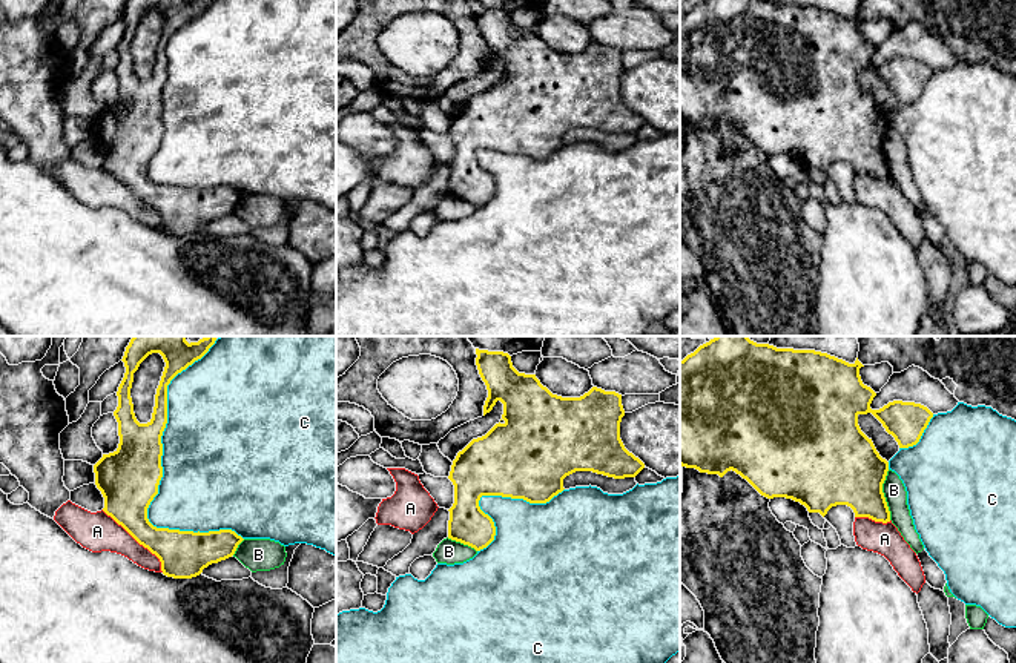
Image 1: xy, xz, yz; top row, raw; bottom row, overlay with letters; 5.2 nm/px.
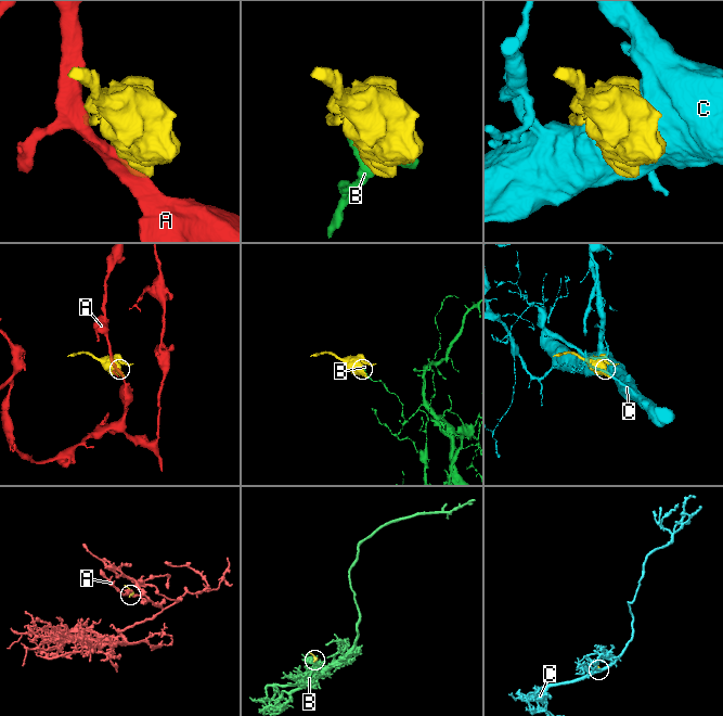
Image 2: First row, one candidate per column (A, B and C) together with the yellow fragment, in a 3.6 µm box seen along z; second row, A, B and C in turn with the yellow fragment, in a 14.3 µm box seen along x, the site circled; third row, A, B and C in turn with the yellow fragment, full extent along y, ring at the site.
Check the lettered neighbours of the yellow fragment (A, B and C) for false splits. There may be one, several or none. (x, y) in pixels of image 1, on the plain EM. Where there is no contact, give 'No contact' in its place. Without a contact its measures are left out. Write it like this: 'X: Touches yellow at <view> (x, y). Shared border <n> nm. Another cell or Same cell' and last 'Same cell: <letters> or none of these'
A: Touches yellow at xy (137, 197). Shared border 460 nm. Another cell
B: Touches yellow at yz (883, 151). Shared border 260 nm. Another cell
C: Touches yellow at xy (161, 132). Shared border 1050 nm. Another cell
Same cell: none of these

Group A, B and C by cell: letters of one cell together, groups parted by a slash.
A / B / C

